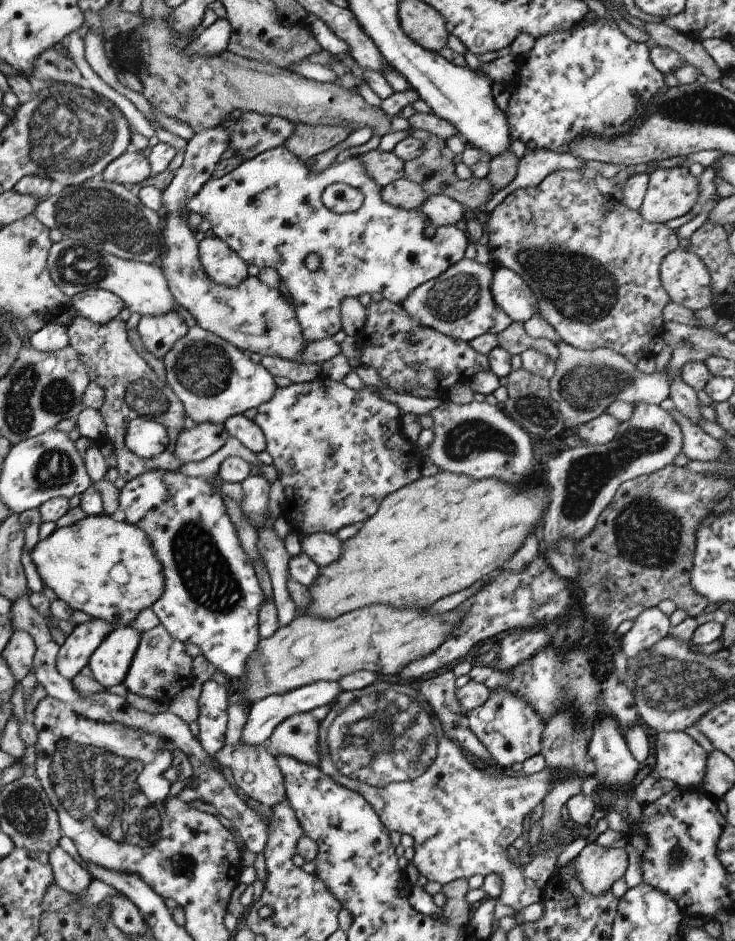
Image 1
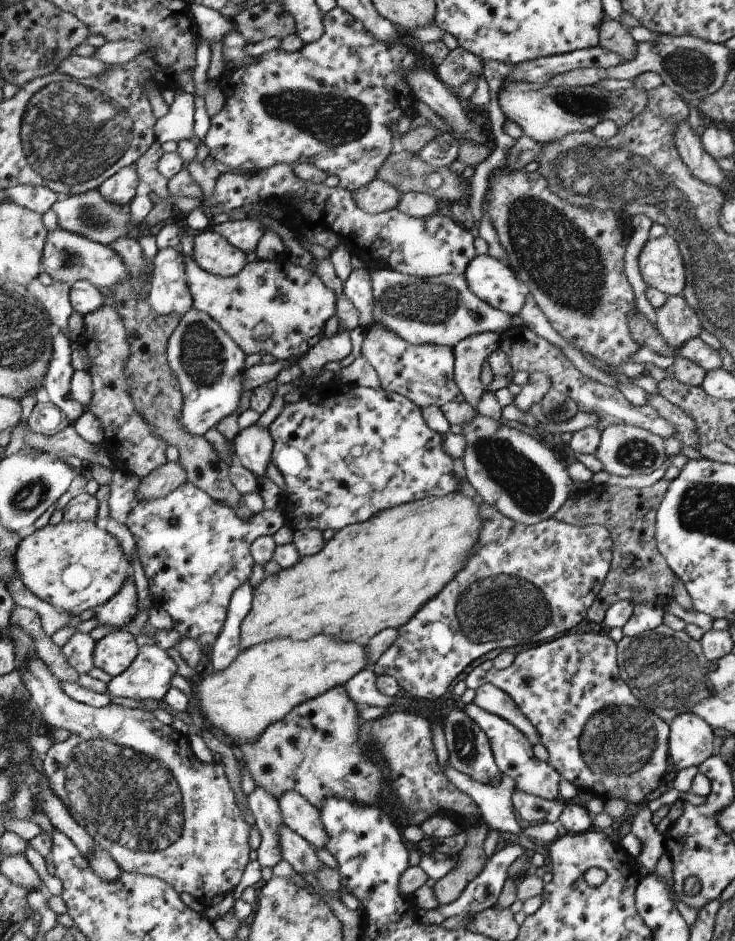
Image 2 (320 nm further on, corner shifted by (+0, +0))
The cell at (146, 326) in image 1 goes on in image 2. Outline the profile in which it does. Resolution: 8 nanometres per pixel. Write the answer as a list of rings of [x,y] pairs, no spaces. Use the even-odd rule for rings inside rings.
[[[179,247],[162,248],[154,256],[154,270],[147,300],[160,316],[184,316],[193,308],[186,284],[186,264]]]

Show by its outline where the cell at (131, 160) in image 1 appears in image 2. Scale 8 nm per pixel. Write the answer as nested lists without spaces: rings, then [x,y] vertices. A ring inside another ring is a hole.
[[[134,163],[131,166],[126,166],[125,169],[118,170],[109,181],[97,190],[108,202],[125,205],[130,203],[142,188],[137,174],[137,166]]]

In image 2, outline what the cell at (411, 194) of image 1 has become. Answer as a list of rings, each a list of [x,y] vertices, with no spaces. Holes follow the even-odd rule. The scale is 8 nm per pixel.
[[[375,179],[362,189],[354,191],[358,207],[369,214],[379,214],[397,209],[402,192],[384,180]]]

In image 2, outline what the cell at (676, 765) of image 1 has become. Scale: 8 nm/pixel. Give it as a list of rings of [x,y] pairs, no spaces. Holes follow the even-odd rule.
[[[686,712],[669,723],[668,756],[676,771],[696,768],[717,753],[713,729]]]

